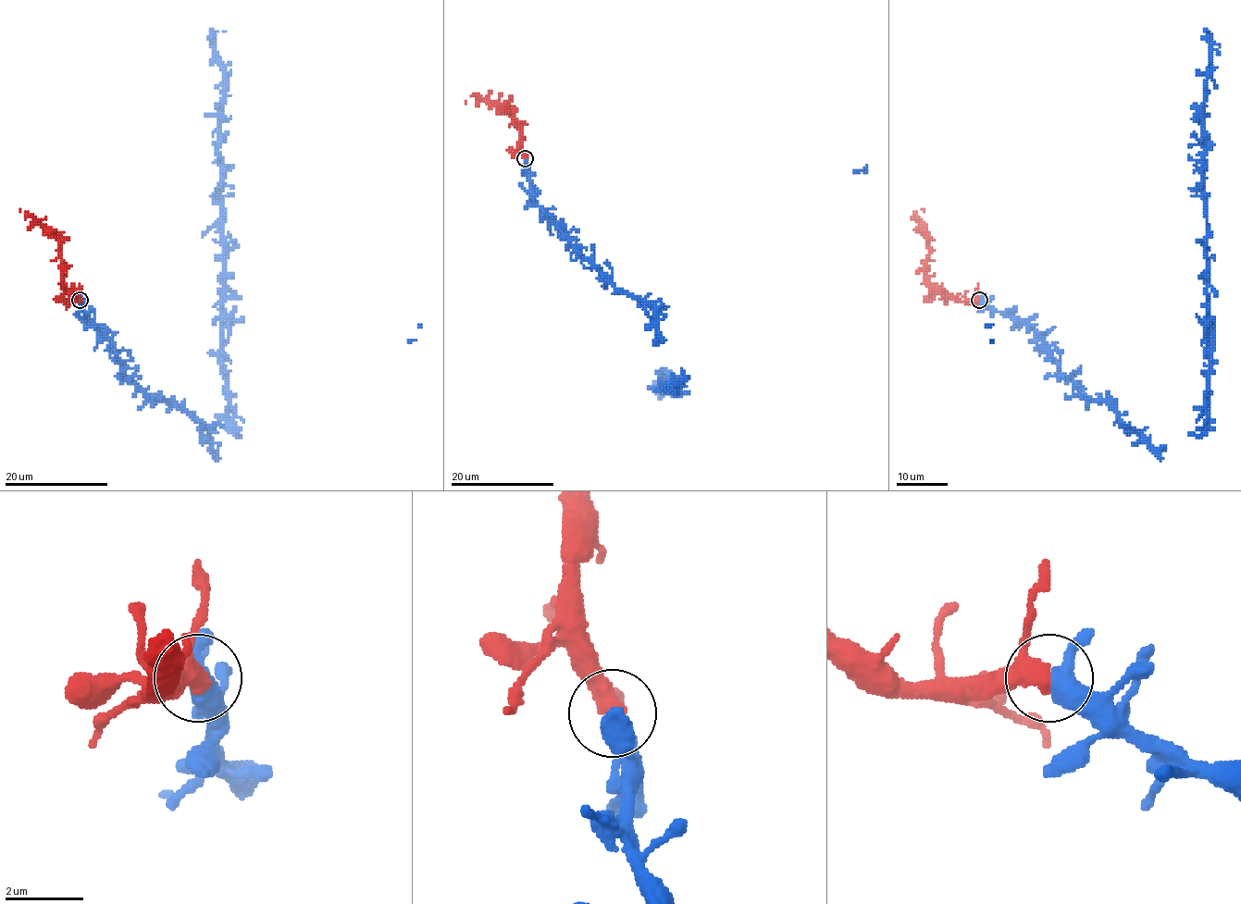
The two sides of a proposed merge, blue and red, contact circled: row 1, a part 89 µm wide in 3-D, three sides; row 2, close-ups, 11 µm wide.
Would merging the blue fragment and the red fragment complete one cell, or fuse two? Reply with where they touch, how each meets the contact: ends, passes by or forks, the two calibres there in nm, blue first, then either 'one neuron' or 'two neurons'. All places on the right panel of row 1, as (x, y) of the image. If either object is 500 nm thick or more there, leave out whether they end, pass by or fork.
place (979, 300); blue passes by; red passes by; calibres 420 and 400 nm; one neuron

